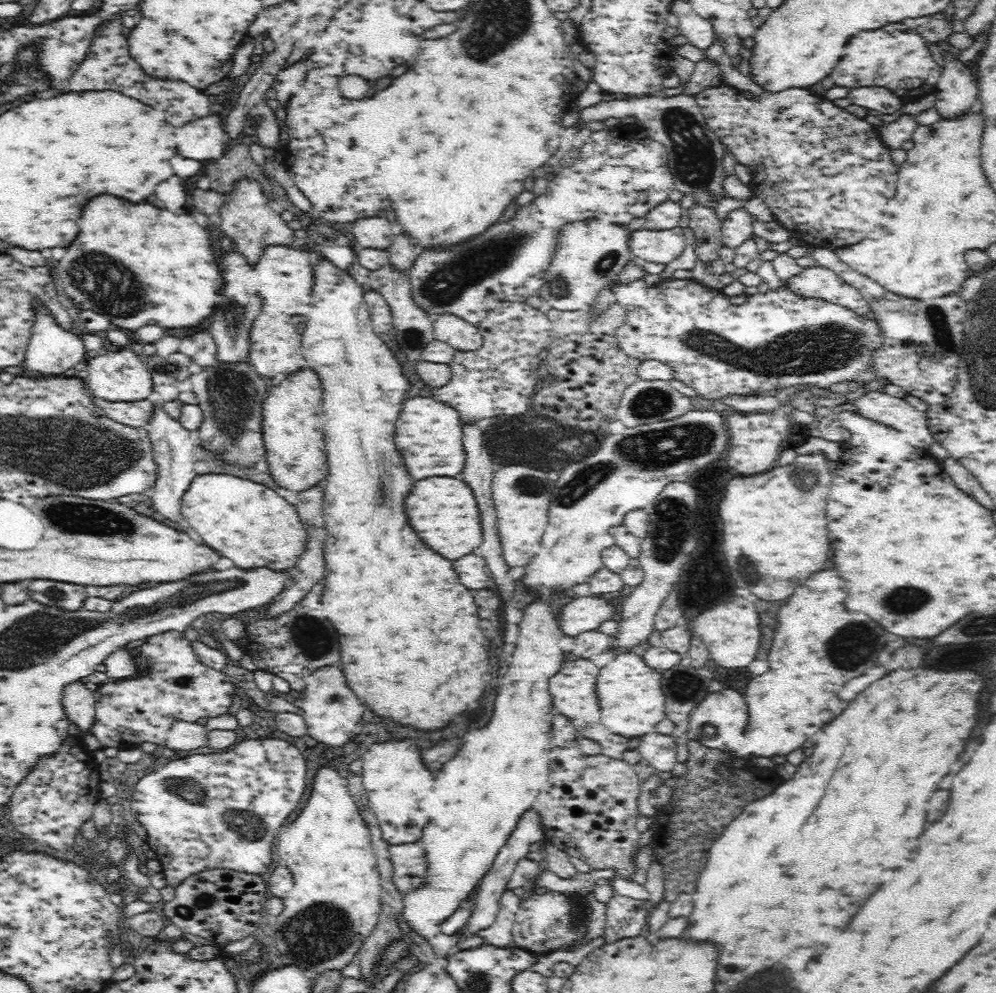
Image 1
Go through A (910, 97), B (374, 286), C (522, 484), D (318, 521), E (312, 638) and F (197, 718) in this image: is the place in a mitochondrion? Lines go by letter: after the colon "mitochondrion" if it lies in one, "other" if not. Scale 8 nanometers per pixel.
A: other
B: other
C: mitochondrion
D: other
E: mitochondrion
F: other

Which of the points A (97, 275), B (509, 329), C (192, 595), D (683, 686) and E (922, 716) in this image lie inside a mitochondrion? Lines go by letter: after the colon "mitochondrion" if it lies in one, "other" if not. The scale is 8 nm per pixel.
A: mitochondrion
B: other
C: mitochondrion
D: mitochondrion
E: other

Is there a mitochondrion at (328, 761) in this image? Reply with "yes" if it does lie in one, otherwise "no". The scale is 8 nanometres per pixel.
no

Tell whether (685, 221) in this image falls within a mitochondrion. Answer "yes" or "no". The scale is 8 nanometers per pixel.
no

